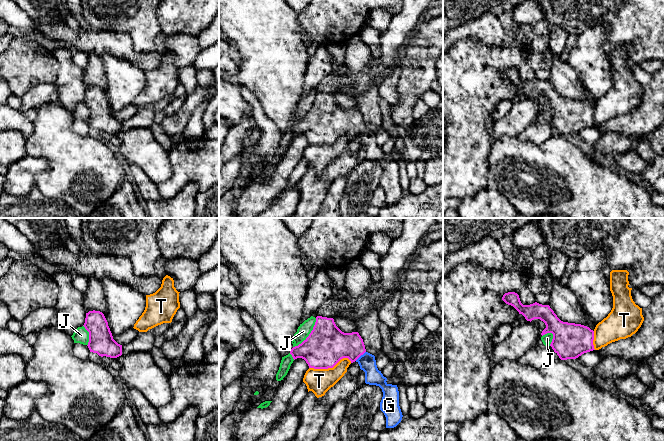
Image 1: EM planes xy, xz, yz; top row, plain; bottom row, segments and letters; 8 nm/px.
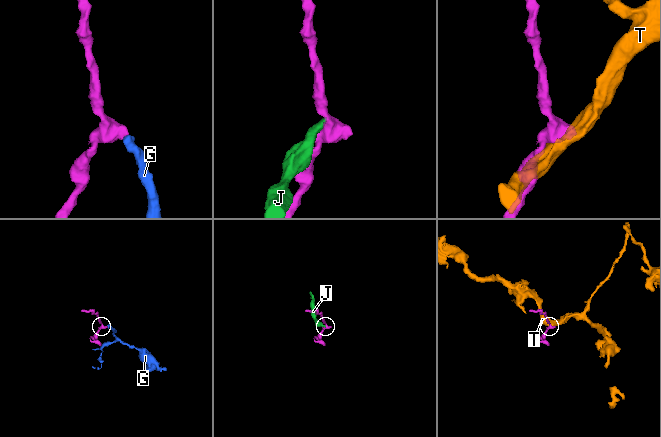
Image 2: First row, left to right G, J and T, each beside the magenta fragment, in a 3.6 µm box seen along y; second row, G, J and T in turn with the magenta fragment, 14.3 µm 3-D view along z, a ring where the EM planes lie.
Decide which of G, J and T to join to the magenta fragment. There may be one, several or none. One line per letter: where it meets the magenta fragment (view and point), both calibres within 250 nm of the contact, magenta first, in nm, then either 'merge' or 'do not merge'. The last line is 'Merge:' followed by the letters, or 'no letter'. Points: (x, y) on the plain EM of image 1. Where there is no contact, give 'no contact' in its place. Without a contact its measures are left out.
G: xz (360, 131) | 280/140 nm | merge
J: xz (309, 110) | 320/110 nm | do not merge
T: xz (330, 143) | 320/200 nm | do not merge
Merge: G

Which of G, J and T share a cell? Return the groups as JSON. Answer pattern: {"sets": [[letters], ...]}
{"sets": [["G"], ["J"], ["T"]]}

